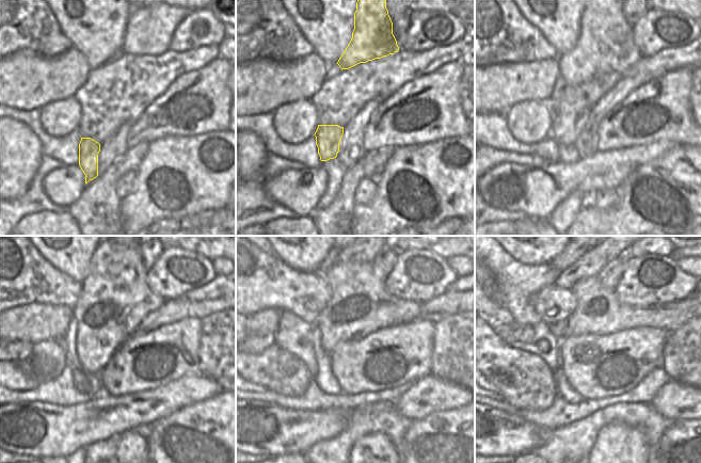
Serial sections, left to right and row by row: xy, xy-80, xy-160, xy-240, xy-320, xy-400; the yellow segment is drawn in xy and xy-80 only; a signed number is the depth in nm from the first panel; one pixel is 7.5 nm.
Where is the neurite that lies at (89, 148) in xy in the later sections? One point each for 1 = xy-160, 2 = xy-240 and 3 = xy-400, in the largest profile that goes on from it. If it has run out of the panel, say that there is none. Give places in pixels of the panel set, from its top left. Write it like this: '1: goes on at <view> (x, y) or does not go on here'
1: goes on at xy-160 (567, 126)
2: goes on at xy-240 (115, 297)
3: goes on at xy-400 (599, 310)

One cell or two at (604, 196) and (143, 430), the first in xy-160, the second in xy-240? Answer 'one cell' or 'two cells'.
two cells

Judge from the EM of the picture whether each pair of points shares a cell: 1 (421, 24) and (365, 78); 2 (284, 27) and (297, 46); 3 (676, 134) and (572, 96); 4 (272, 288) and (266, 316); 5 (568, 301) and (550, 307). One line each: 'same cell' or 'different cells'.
1: different cells
2: same cell
3: different cells
4: different cells
5: same cell

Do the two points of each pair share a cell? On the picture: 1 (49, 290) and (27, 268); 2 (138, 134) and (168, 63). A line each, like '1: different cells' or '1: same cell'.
1: same cell
2: different cells

